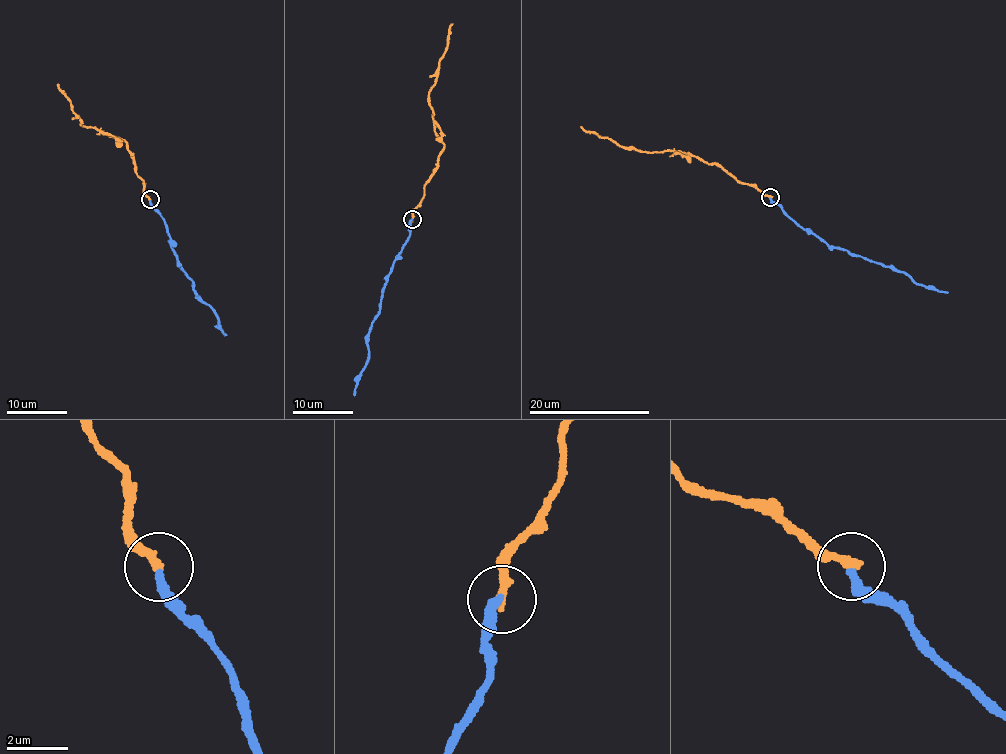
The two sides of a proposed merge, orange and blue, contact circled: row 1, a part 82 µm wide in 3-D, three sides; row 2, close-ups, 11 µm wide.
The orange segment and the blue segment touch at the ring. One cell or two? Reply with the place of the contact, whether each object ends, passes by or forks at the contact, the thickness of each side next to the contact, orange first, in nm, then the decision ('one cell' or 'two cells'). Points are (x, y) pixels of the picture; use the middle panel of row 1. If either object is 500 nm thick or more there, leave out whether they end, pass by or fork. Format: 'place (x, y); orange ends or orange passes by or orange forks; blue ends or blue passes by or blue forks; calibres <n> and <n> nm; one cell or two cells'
place (412, 219); orange ends; blue ends; calibres 280 and 300 nm; two cells

